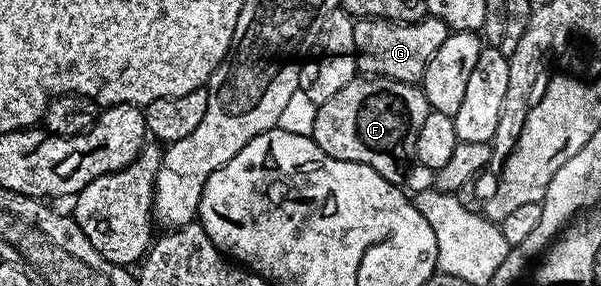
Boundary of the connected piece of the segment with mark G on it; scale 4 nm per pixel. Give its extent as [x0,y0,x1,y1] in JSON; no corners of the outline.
[354,17,451,84]

